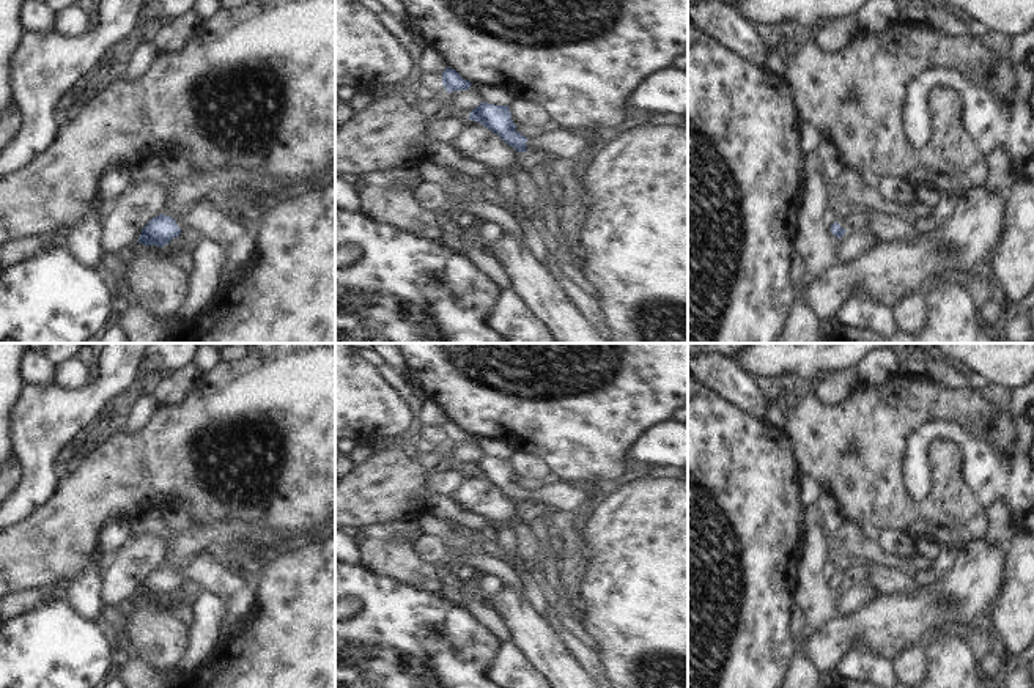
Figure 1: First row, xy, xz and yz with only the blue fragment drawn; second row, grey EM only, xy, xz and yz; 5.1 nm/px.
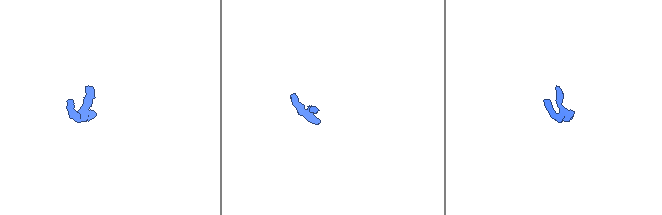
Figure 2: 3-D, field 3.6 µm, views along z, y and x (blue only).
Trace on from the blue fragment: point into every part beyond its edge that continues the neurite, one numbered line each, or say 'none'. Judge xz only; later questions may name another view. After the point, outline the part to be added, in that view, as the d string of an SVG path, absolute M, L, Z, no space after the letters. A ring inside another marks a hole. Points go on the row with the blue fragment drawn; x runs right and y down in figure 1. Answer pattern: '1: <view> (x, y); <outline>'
1: xz (561, 142); M546 128L541 135L527 139L526 148L527 151L549 151L559 159L578 164L581 156L590 154L596 145L568 129Z

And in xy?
1: xy (236, 240); M208 195L189 213L176 217L175 222L179 228L192 225L201 236L212 239L223 249L225 257L220 272L234 269L253 252L255 241L252 231L216 208Z

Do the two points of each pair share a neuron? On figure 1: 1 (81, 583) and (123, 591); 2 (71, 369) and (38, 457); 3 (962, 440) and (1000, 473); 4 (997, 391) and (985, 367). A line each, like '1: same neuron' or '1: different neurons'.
1: different neurons
2: different neurons
3: same neuron
4: different neurons

